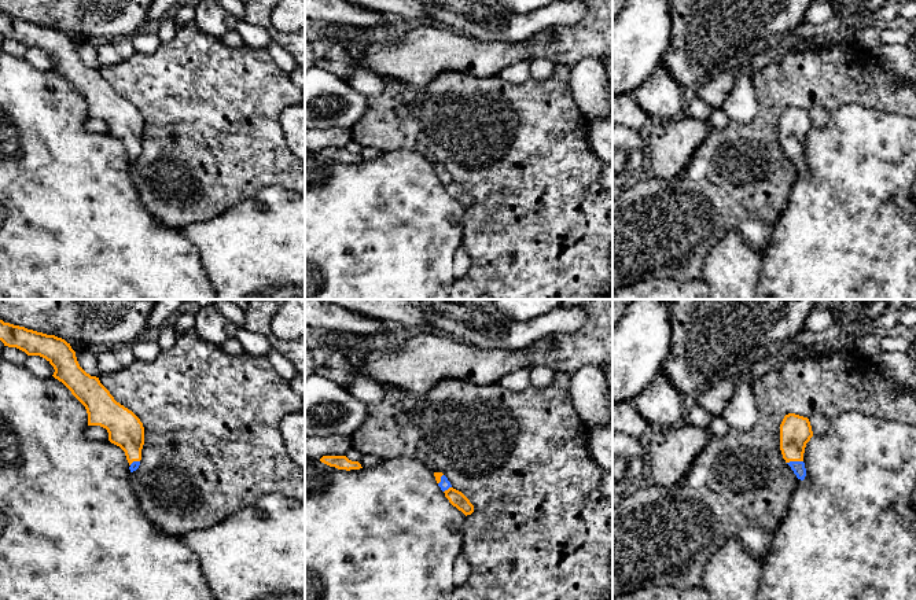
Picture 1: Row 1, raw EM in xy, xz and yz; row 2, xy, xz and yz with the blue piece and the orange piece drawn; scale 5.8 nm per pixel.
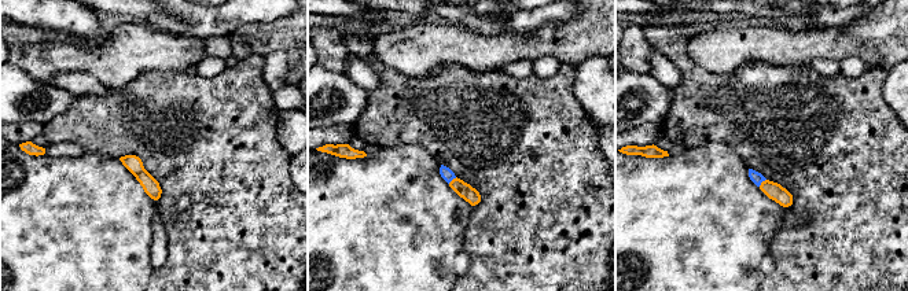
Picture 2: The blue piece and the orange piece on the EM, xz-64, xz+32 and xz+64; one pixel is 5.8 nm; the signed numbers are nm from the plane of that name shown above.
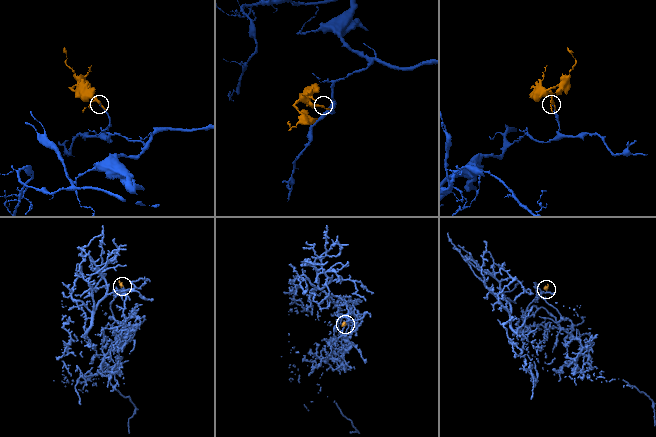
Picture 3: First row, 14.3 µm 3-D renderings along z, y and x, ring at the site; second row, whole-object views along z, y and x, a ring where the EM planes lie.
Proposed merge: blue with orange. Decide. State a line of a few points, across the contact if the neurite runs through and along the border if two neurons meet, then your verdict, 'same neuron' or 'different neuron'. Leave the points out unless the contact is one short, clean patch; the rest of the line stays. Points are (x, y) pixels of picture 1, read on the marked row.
same neuron

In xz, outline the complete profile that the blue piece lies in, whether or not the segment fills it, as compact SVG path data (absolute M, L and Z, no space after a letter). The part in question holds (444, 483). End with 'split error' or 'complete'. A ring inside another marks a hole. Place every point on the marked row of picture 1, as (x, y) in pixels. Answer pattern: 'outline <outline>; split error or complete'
outline M434 472L435 481L449 503L461 511L466 516L474 512L474 505L470 500L459 490L453 489L448 478L442 472Z; split error

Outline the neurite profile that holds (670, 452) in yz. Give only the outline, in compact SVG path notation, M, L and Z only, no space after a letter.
M687 423L670 430L654 430L647 449L650 482L658 486L677 485L710 438L709 428Z

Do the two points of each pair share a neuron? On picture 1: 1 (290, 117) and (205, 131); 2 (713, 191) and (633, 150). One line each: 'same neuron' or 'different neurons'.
1: different neurons
2: different neurons

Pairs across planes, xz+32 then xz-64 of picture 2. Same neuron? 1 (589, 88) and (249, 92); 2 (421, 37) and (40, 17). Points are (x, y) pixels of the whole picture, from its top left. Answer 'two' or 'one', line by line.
1: two
2: two

